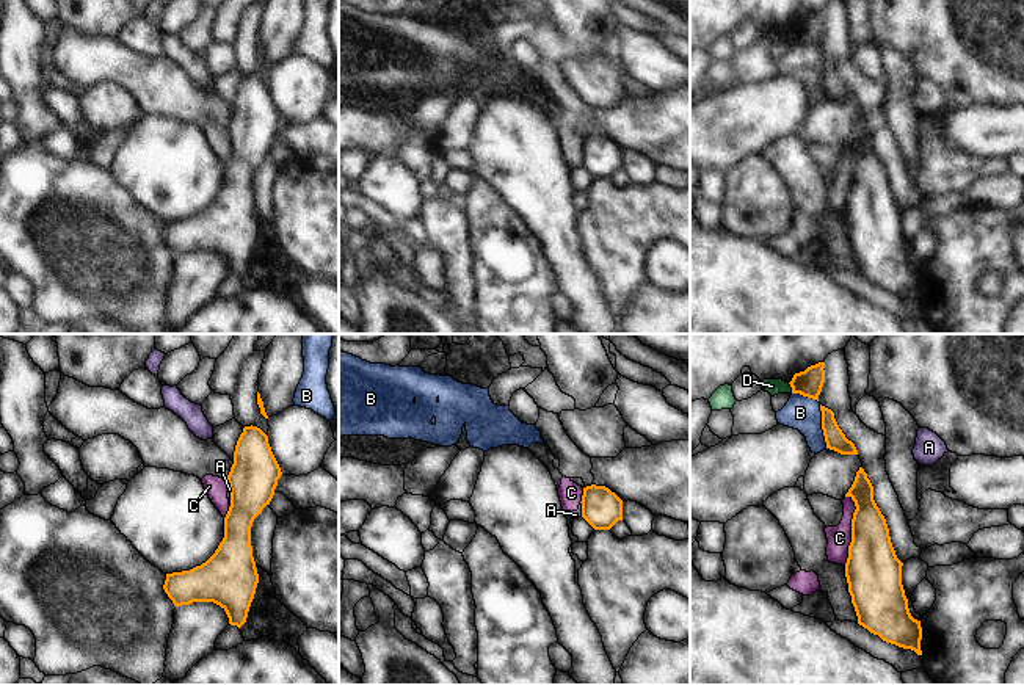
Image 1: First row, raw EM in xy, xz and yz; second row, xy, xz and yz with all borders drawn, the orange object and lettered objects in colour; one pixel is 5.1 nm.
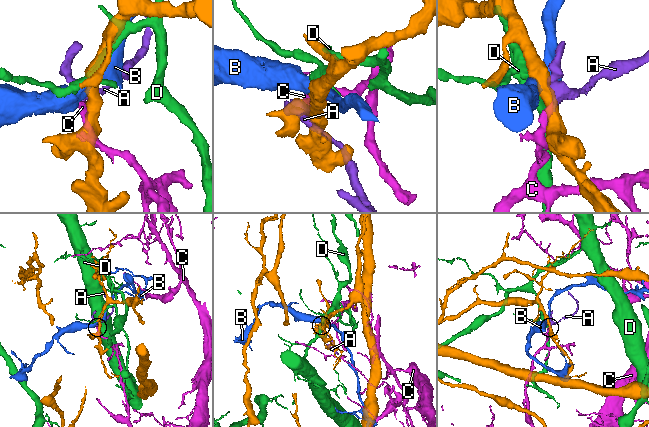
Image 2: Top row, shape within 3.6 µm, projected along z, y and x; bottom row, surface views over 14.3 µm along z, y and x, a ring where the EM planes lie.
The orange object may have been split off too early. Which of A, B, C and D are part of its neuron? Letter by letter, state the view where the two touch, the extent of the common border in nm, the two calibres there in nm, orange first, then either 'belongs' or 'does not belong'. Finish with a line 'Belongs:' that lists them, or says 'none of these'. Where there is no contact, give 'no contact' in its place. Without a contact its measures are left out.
A: meets orange in xy; contact 100 nm long; 260 nm thick on the orange side, 20 nm on the other; does not belong
B: meets orange in yz; contact 220 nm long; 100 nm thick on the orange side, 180 nm on the other; does not belong
C: meets orange in yz; contact 360 nm long; 280 nm thick on the orange side, 120 nm on the other; does not belong
D: meets orange in yz; contact 60 nm long; 140 nm thick on the orange side, 80 nm on the other; does not belong
Belongs: none of these

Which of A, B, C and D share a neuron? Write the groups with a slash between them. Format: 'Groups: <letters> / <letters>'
Groups: A C / B / D.

